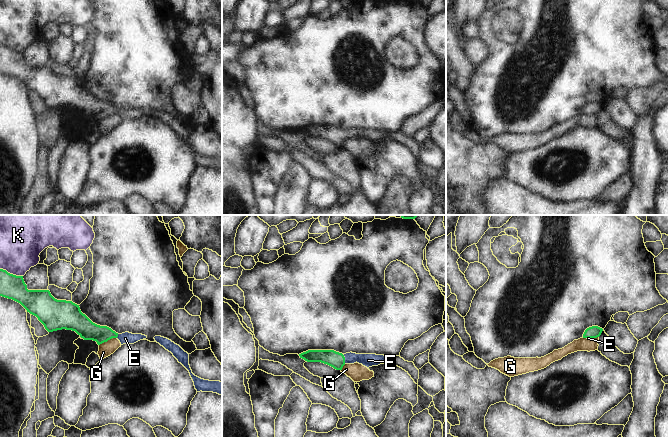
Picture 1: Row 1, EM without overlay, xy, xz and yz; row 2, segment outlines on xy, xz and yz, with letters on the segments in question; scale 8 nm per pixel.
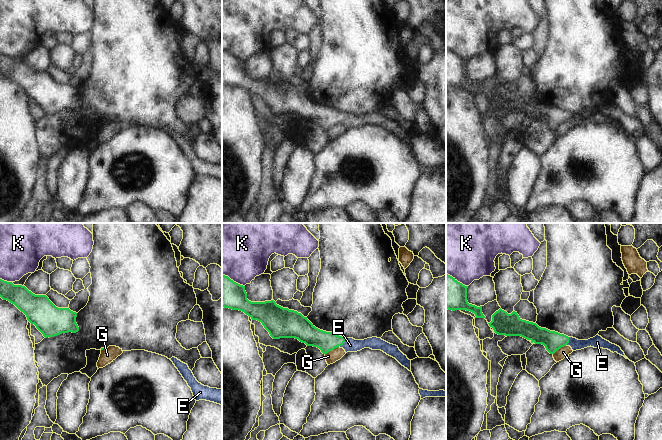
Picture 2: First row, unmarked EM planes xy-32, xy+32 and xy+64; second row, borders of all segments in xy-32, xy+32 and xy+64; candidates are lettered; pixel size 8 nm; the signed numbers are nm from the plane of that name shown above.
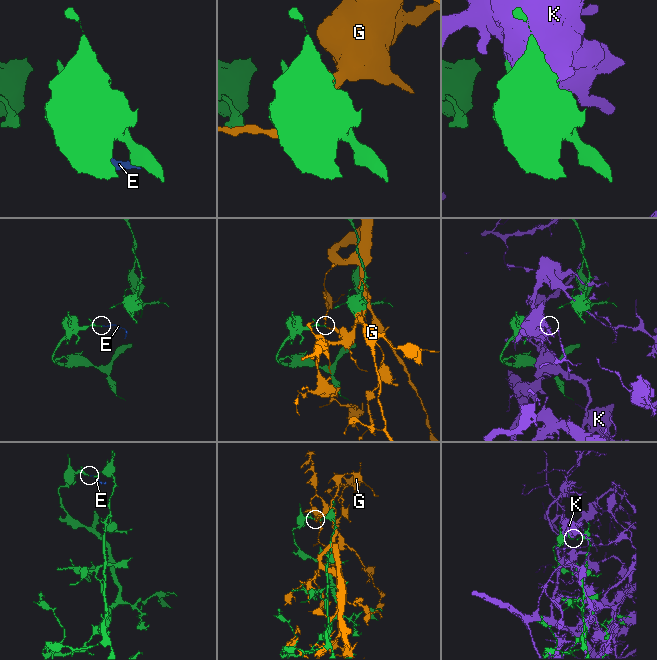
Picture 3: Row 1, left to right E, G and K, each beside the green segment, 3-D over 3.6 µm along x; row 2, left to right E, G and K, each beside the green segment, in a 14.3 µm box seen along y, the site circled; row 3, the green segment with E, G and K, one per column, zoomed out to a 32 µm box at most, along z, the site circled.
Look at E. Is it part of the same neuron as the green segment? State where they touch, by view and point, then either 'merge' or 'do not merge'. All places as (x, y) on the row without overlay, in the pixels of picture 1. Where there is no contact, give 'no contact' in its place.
xz (344, 135) | merge

